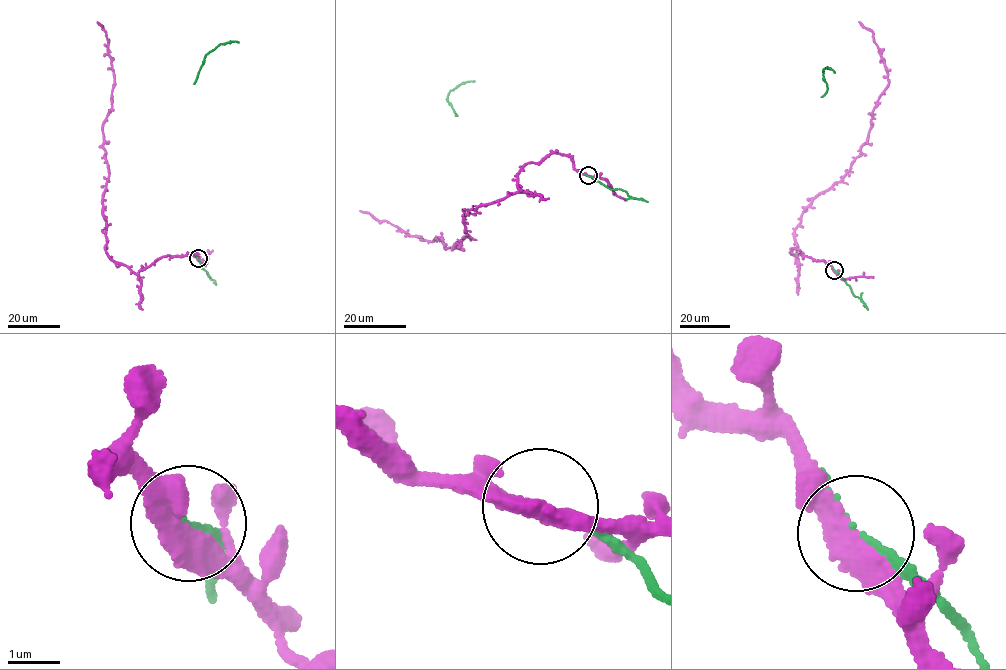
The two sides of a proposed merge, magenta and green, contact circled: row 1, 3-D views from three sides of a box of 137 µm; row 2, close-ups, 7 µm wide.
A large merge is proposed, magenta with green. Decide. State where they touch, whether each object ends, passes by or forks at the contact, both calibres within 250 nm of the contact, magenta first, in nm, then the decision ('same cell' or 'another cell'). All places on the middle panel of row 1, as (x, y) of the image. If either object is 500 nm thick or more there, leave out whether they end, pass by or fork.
place (588, 175); magenta passes by; green ends; calibres 420 and 120 nm; another cell

